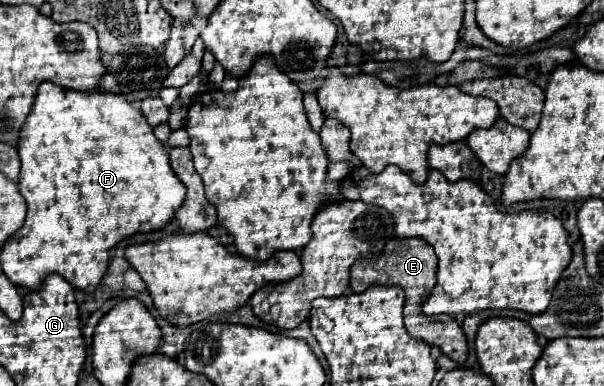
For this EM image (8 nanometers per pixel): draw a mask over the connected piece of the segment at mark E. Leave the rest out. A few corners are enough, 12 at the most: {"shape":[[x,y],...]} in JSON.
{"shape":[[391,239],[383,255],[351,267],[351,289],[399,285],[411,309],[435,287],[435,251]]}

